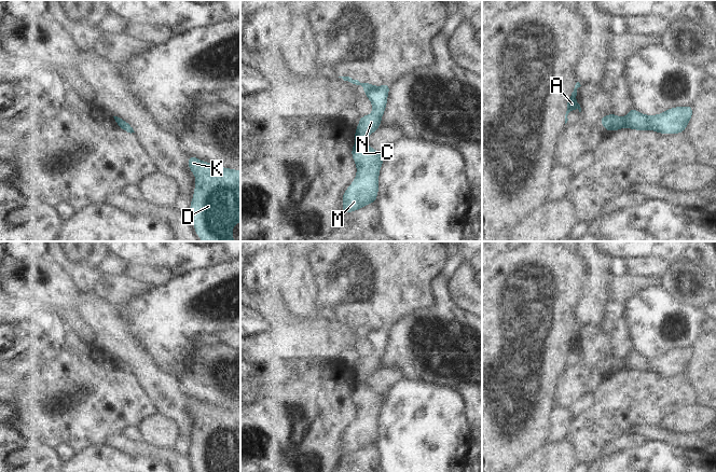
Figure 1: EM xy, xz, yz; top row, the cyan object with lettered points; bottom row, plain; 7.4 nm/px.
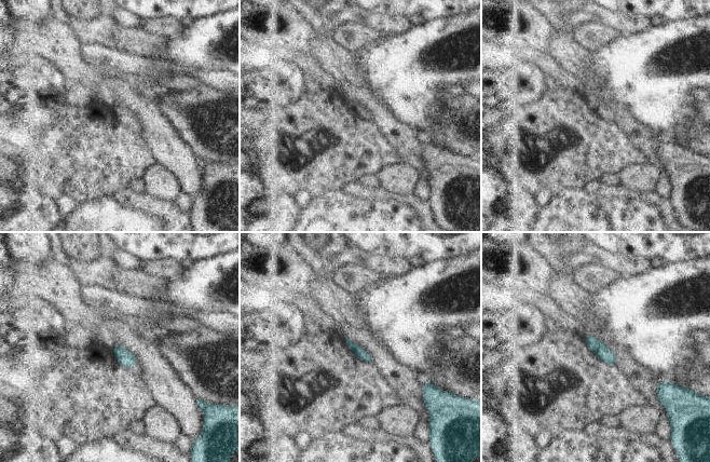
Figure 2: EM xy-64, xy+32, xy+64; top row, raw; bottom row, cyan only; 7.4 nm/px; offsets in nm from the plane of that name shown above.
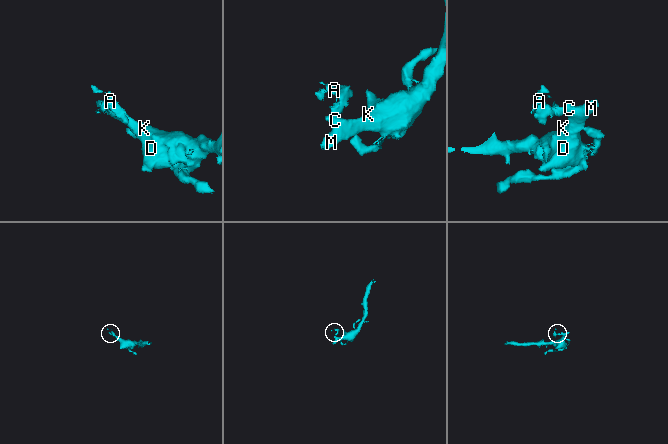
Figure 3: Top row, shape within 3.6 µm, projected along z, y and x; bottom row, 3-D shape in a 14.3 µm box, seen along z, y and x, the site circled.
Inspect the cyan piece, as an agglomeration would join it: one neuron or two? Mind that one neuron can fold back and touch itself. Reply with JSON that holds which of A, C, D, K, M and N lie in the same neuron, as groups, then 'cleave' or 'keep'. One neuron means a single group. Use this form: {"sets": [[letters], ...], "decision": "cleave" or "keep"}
{"sets": [["A", "N"], ["C", "D", "K", "M"]], "decision": "cleave"}

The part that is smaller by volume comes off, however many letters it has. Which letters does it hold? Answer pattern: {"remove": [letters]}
{"remove": ["A", "N"]}

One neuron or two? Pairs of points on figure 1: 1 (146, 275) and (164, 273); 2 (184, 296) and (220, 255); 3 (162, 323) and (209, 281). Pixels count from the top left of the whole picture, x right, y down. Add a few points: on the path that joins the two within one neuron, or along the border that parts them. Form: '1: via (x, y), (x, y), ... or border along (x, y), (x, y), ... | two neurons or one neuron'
1: via (150, 275), (160, 275) | one neuron
2: border along (229, 261), (215, 266), (191, 271), (187, 274) | two neurons
3: via (174, 313), (190, 296), (197, 292) | one neuron

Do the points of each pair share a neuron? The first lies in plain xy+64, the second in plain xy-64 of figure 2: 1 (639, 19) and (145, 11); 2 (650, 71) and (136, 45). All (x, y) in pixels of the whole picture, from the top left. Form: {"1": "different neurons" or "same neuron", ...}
{"1": "different neurons", "2": "different neurons"}

